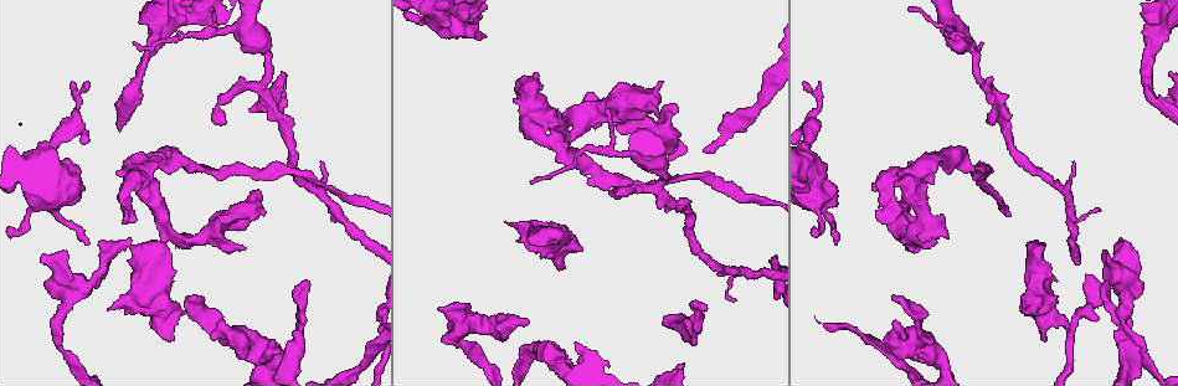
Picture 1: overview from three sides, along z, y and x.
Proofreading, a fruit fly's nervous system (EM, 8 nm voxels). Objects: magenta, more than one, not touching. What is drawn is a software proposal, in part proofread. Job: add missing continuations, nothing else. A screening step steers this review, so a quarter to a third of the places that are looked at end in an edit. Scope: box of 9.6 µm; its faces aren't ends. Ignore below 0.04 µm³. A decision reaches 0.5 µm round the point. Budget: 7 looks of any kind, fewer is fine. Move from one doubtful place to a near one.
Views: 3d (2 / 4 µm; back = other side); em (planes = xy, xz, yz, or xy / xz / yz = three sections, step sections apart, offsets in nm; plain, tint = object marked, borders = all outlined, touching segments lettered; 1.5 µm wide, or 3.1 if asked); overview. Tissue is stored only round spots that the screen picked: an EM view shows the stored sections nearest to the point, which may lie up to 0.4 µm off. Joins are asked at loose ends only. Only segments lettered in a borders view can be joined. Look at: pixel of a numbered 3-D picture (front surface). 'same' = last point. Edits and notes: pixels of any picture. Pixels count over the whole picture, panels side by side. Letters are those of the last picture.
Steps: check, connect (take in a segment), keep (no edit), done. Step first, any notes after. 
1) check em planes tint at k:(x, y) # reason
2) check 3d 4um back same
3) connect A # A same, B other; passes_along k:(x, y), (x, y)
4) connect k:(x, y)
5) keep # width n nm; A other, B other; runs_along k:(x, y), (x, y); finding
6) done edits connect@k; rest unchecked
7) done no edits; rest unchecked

check em planes borders at 1:(981, 44) # free end

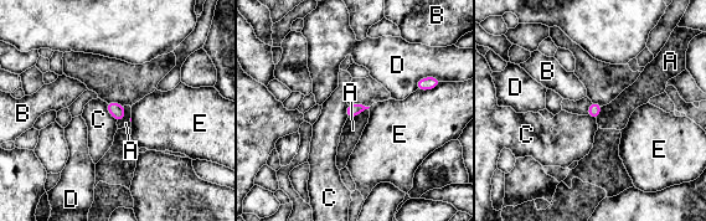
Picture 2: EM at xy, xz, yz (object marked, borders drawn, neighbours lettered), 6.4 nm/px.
keep # A other, B other, C other, D other, E other; border 2:(367, 108), (348, 118); no lettered segment goes on from it

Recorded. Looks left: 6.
check em planes borders at 1:(705, 305) # thin end

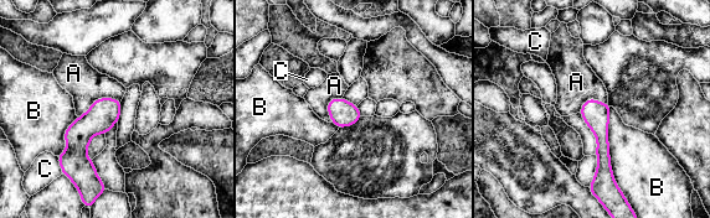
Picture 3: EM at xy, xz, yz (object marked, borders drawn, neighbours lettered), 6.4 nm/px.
keep # longest_contact B 550 nm; A other, B other, C other; runs_along 3:(109, 100), (80, 134), (97, 181); none of them fits

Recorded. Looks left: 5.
check 3d 4um at 1:(194, 297) # tapers out

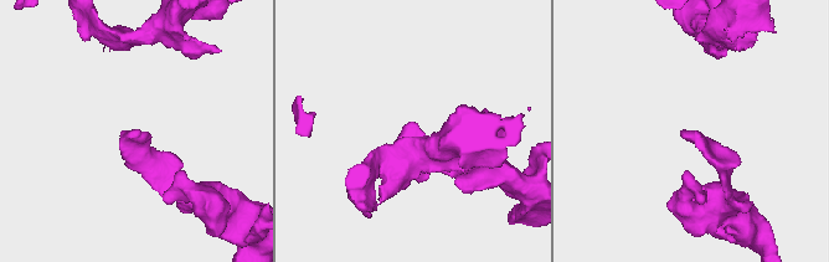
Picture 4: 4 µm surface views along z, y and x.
check em planes borders at 4:(680, 131)

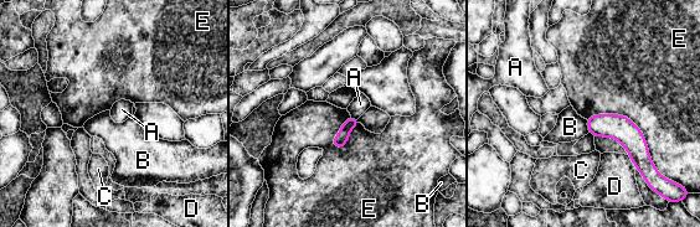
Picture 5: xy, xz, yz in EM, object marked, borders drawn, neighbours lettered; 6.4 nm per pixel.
keep # width 90 nm; longest_contact E 550 nm; A other, B other, C other, D other, E other; none of them fits

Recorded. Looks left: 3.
done no edits; rest unchecked

